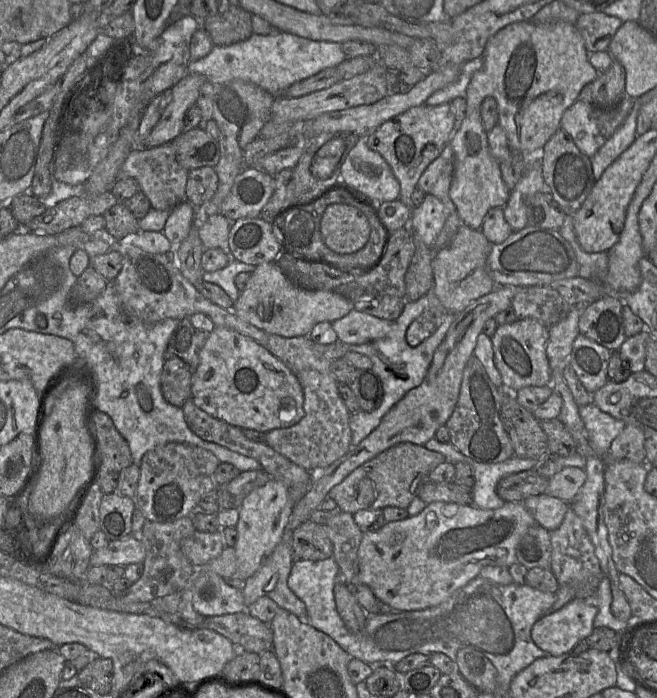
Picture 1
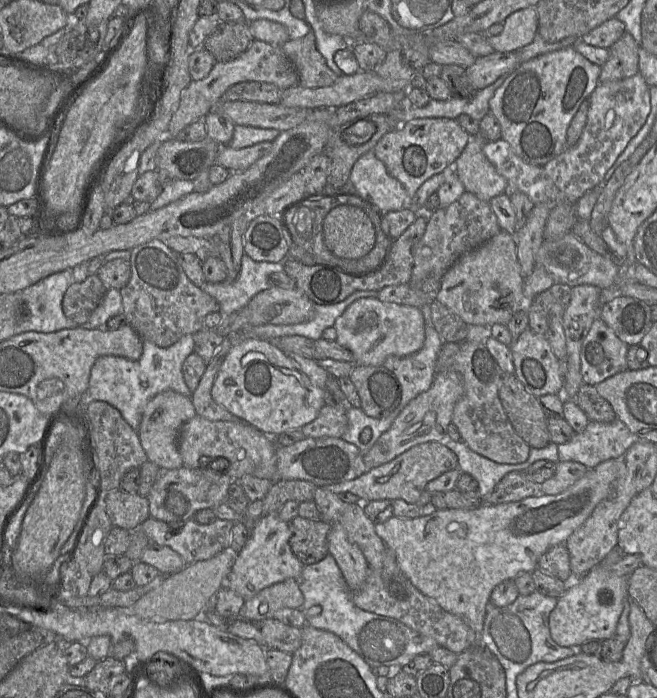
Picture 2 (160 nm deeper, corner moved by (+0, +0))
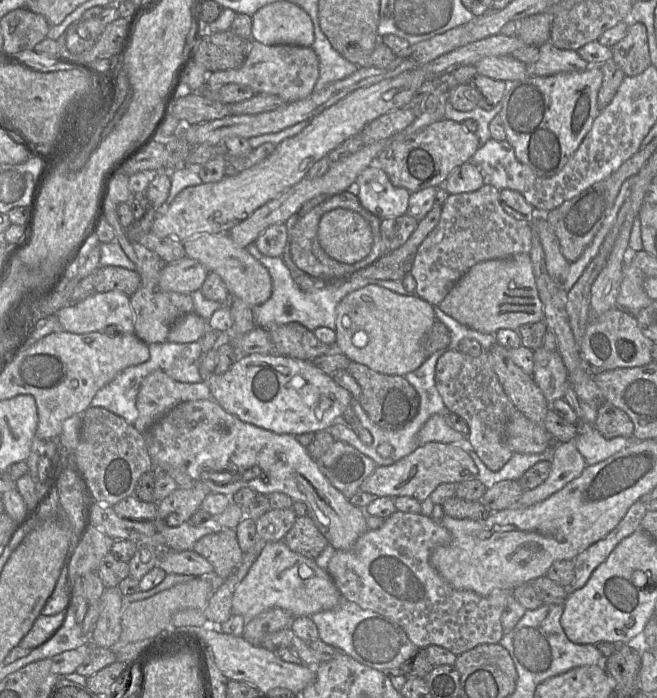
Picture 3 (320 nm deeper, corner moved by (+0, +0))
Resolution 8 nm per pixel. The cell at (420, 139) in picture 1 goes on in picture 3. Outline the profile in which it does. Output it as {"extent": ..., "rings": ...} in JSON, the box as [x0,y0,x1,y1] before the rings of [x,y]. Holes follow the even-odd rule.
{"extent":[376,118,480,193],"rings":[[[445,118],[411,135],[397,133],[390,138],[388,145],[378,155],[376,164],[386,172],[393,185],[406,188],[410,193],[431,186],[443,186],[454,169],[464,163],[472,162],[472,157],[480,147],[479,139],[475,133],[468,131],[462,123]]]}

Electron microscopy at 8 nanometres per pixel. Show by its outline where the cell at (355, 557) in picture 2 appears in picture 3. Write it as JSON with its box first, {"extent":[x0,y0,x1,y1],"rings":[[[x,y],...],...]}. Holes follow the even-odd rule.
{"extent":[145,400,367,550],"rings":[[[196,400],[180,403],[158,419],[145,433],[145,442],[148,454],[157,469],[172,467],[184,470],[195,481],[203,481],[211,492],[221,493],[232,497],[244,483],[232,486],[221,486],[208,479],[202,473],[209,471],[228,471],[232,475],[239,469],[250,469],[260,477],[270,480],[267,495],[273,492],[282,492],[290,496],[294,501],[302,501],[308,507],[308,516],[314,521],[317,528],[336,550],[349,550],[357,539],[365,533],[367,515],[364,509],[353,505],[342,492],[336,489],[327,477],[321,472],[316,461],[310,456],[306,447],[302,446],[293,435],[275,434],[271,431],[256,427],[241,421],[236,416],[226,412],[215,400]]]}

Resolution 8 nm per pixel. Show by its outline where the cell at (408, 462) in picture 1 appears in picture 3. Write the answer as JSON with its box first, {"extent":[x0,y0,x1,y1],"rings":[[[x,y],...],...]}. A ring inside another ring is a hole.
{"extent":[360,442,478,502],"rings":[[[428,442],[419,446],[409,455],[387,466],[377,466],[361,484],[360,490],[376,497],[409,496],[422,502],[442,483],[459,484],[476,479],[478,468],[471,456],[459,445]]]}

